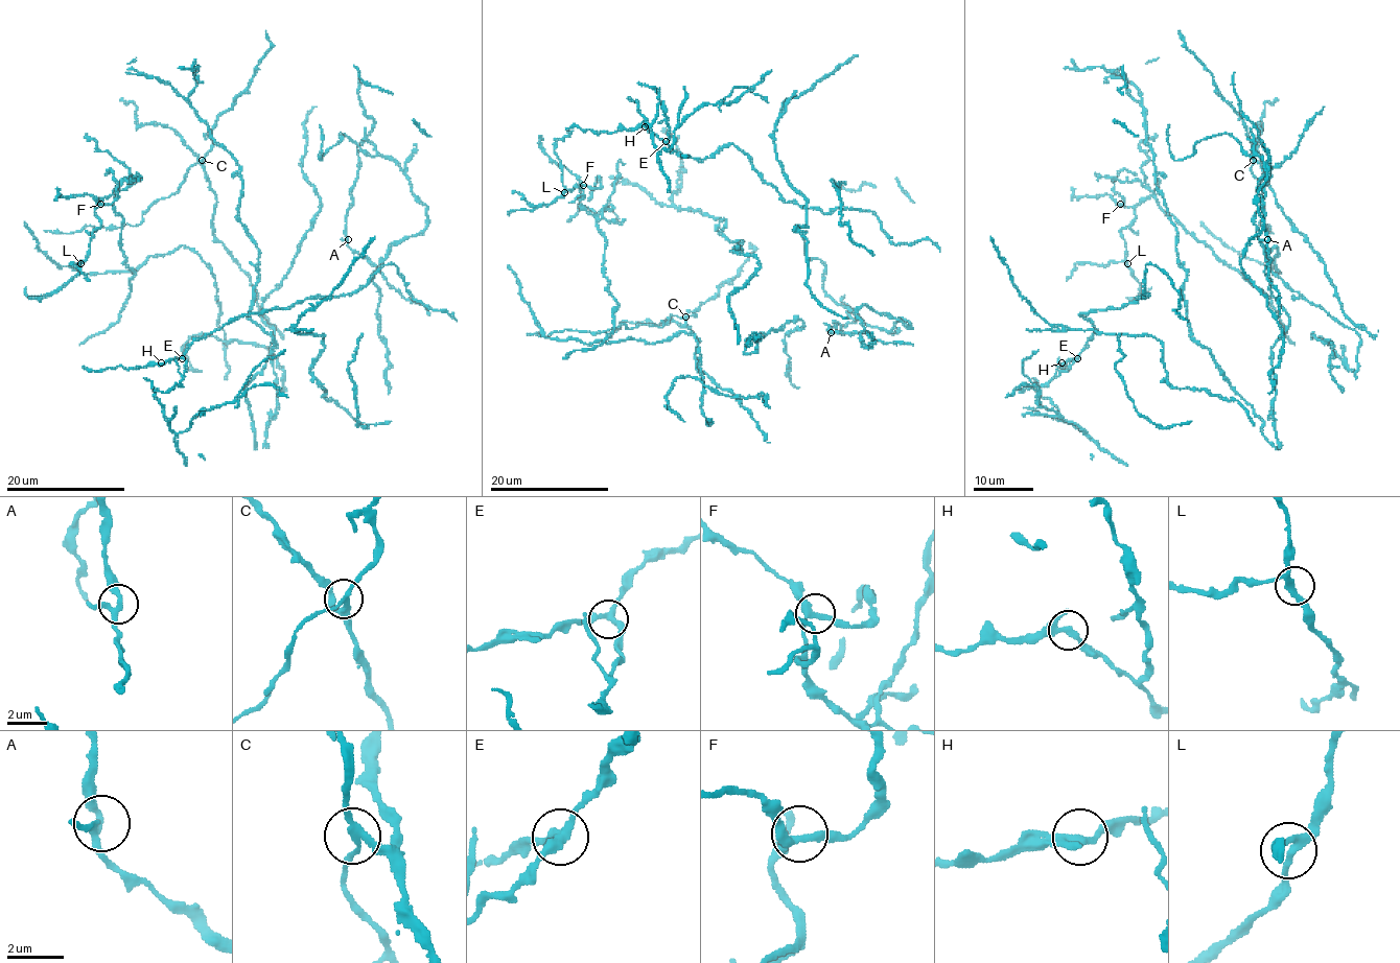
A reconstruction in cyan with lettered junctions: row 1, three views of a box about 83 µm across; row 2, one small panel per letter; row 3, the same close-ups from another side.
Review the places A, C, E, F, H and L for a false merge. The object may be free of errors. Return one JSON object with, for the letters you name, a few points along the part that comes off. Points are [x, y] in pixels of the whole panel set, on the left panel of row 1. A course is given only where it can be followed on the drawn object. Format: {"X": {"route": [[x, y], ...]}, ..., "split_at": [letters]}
{"C": {"route": [[202, 160], [188, 170], [178, 190], [159, 198], [143, 214], [139, 225], [83, 228], [63, 233], [44, 230]]}, "split_at": ["C"]}

